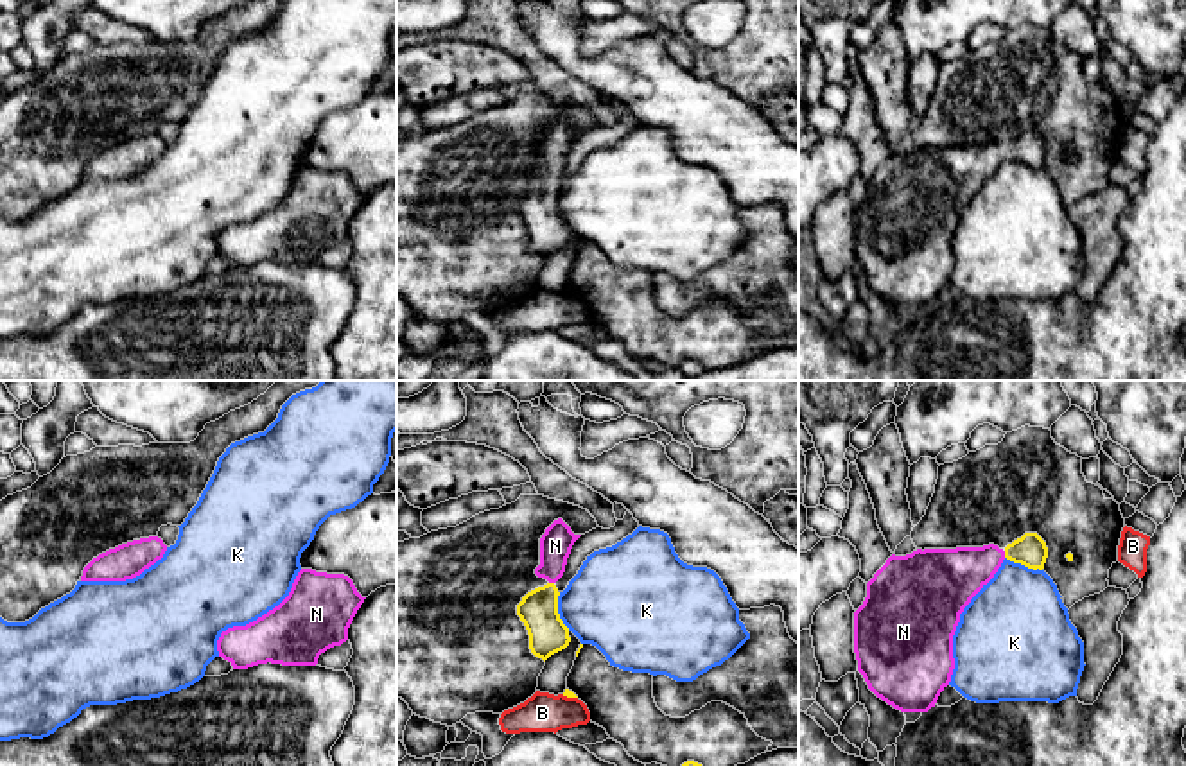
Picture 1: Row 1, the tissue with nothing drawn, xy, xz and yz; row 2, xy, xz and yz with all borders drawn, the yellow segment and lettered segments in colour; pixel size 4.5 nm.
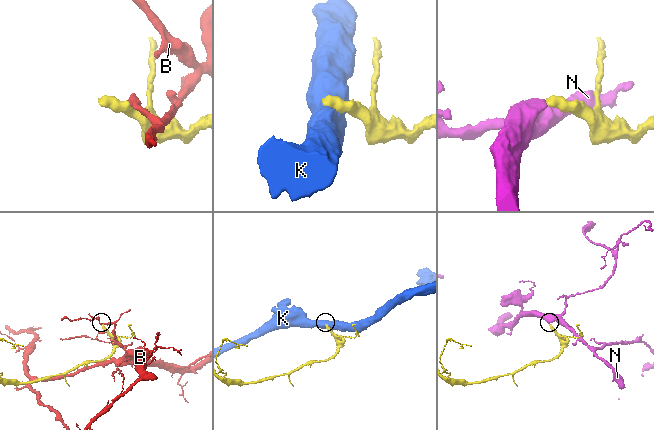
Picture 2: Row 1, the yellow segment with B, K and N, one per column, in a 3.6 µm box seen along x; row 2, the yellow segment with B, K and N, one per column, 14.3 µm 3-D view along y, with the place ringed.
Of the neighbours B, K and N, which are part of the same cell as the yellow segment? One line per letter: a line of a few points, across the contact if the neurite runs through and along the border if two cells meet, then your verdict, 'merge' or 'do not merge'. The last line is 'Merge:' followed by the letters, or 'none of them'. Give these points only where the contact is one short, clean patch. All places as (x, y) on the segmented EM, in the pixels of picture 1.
B: line xz (562, 695), (576, 698); do not merge
K: do not merge
N: line yz (1030, 549), (1005, 555), (991, 557), (955, 576); merge
Merge: N

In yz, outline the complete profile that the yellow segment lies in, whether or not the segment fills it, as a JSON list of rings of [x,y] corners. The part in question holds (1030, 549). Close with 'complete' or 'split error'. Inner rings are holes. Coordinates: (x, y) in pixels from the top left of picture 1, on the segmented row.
[[[1037,533],[999,549],[983,547],[917,549],[906,556],[892,554],[867,583],[867,597],[854,612],[854,653],[858,671],[868,689],[901,712],[928,712],[949,685],[955,669],[953,635],[960,614],[994,578],[1003,560],[1042,570],[1048,547]]]; split error

